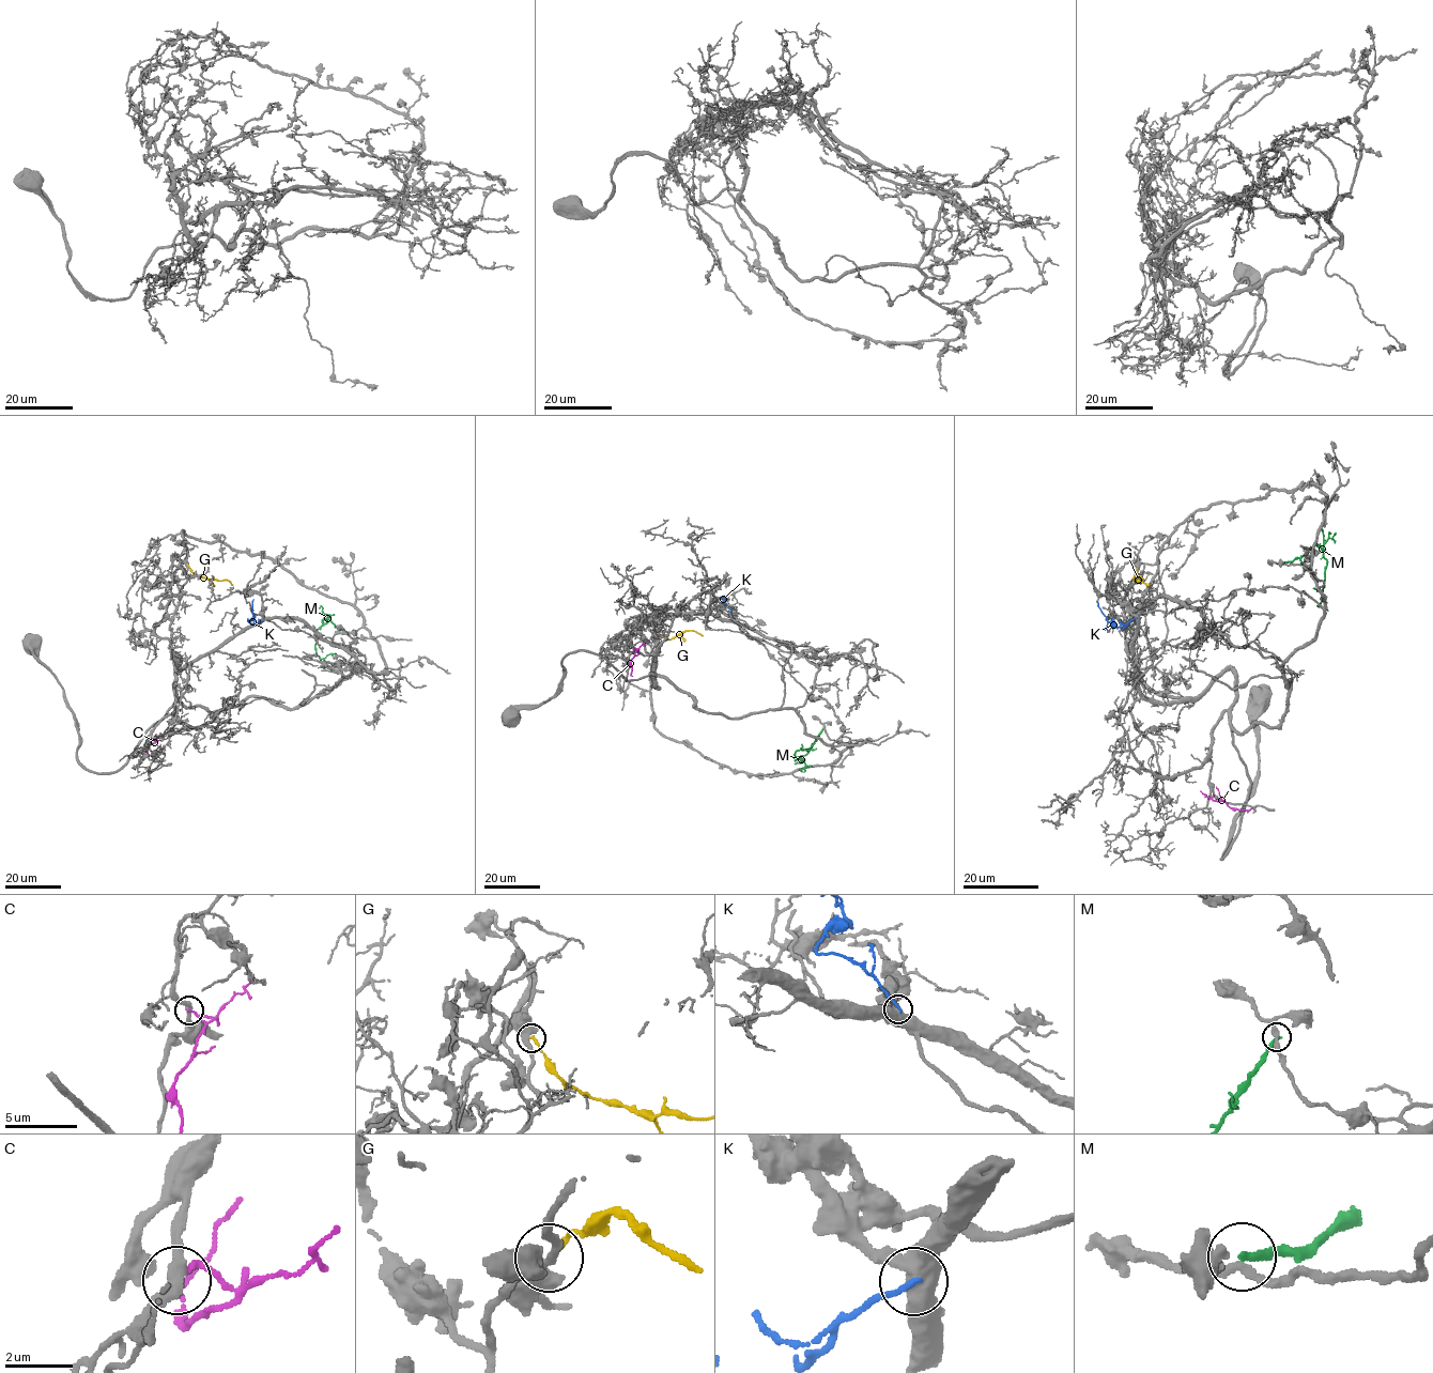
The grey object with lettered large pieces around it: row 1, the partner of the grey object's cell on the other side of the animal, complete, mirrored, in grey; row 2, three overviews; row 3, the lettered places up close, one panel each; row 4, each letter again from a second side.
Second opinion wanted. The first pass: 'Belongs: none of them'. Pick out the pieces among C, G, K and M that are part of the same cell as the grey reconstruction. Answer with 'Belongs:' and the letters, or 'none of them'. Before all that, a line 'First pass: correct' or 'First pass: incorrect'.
First pass: incorrect
Belongs: G

